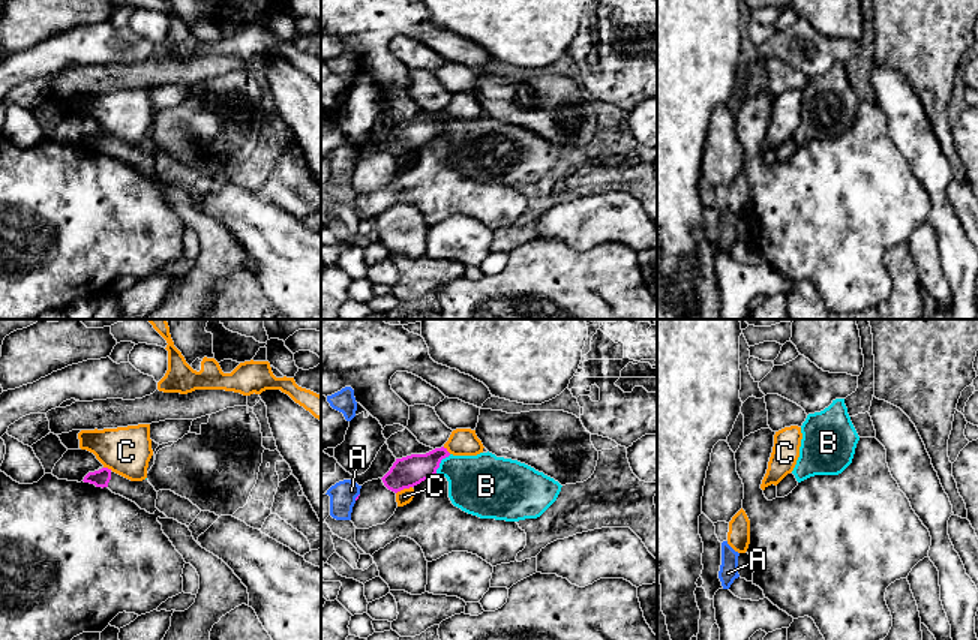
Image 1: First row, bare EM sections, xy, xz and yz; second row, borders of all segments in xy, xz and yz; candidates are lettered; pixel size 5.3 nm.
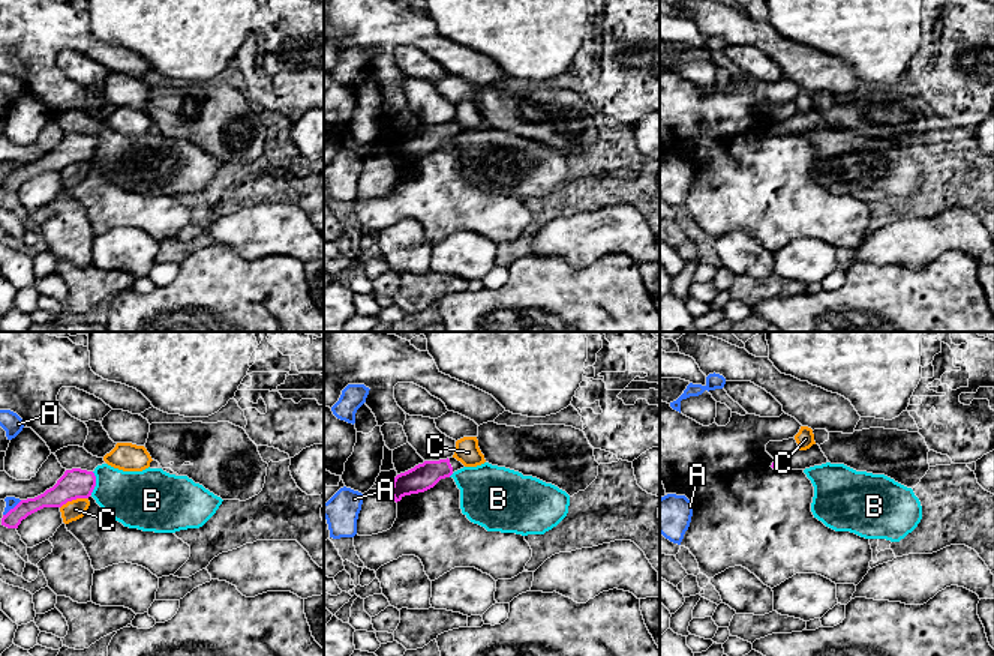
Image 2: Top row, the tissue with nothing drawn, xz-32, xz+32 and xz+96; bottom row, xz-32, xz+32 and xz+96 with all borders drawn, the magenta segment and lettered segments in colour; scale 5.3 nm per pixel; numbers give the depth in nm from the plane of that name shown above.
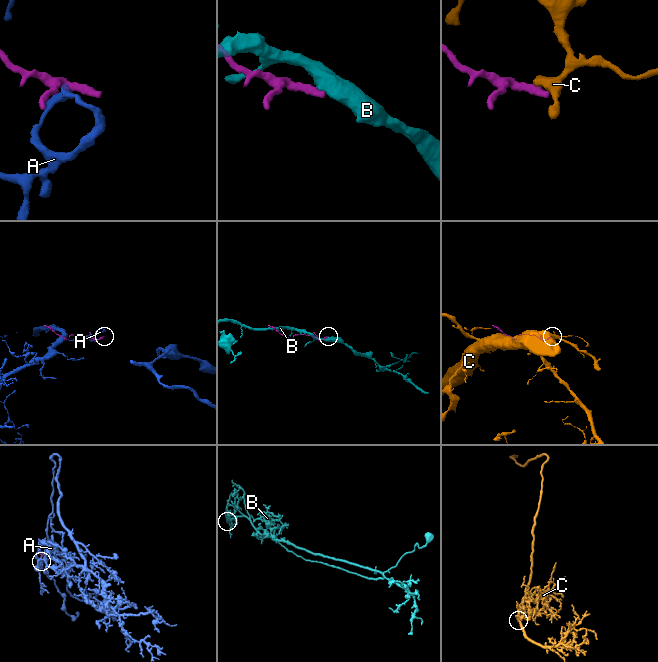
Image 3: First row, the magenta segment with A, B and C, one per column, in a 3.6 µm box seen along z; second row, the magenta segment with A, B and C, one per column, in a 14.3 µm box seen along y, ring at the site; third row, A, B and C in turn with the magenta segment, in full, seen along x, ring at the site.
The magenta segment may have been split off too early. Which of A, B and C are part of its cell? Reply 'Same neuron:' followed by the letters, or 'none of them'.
Same neuron: none of them

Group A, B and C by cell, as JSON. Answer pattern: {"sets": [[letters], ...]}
{"sets": [["A"], ["B"], ["C"]]}

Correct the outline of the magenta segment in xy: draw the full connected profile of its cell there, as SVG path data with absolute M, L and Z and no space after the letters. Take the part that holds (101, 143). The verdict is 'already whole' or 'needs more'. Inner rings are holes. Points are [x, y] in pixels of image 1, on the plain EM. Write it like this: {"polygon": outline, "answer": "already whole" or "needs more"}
{"polygon": "M102 132L99 135L88 136L82 145L102 153L108 151L112 157L135 166L141 174L146 174L150 178L154 178L158 174L158 156L148 144L130 145L108 132Z", "answer": "needs more"}

